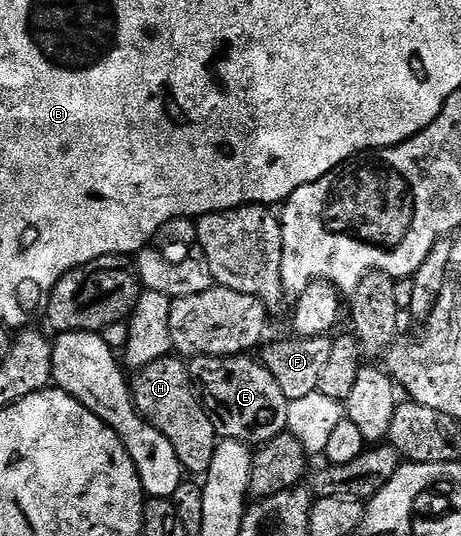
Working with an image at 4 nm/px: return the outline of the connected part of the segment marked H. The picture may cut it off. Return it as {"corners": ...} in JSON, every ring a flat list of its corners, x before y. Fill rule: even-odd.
{"corners":[[169,356,154,360,154,364,146,364,135,371,136,379,131,379,132,399,137,412,144,417,150,425,158,428,162,436,170,444,174,444,174,456,182,464,182,468,189,475,203,476,210,468,210,460,214,460,214,452,218,445,218,435,210,416,200,402,200,396,192,386,188,375,188,362,180,356]]}

